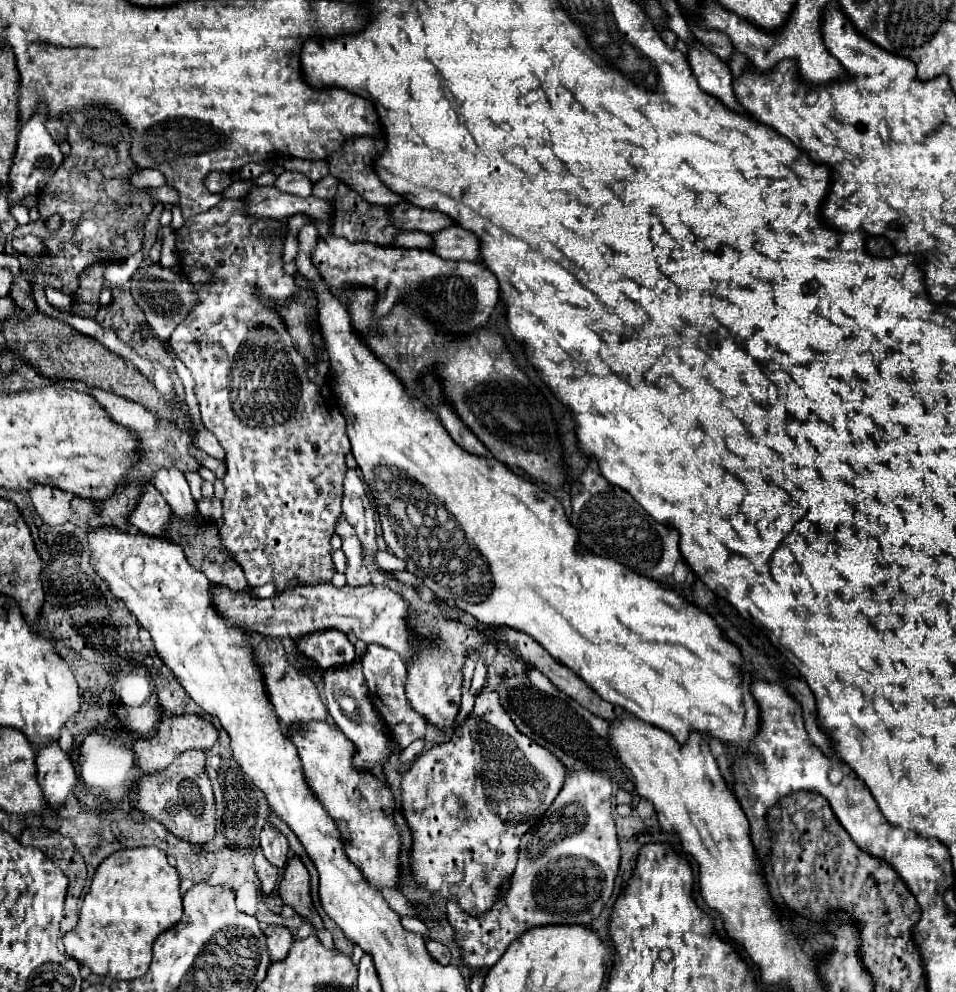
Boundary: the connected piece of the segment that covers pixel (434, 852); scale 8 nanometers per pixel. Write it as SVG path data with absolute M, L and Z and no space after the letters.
M482 688L478 692L478 696L474 698L474 710L470 712L468 720L454 730L452 740L446 742L446 744L434 746L434 748L426 750L426 752L422 752L422 756L412 764L412 768L402 778L402 808L404 808L404 816L406 816L406 820L408 820L410 828L412 828L412 834L414 834L414 846L412 846L412 876L414 876L414 880L420 886L426 886L428 890L442 892L446 898L456 898L462 904L462 908L466 908L466 912L470 912L472 916L474 914L484 914L486 910L492 908L494 894L496 894L498 886L504 880L508 880L512 876L514 868L516 868L518 861L518 848L516 846L518 846L522 834L528 832L528 828L534 826L538 822L538 818L550 808L550 802L562 790L564 780L566 780L566 766L552 752L548 752L546 748L538 746L534 740L530 740L528 736L524 736L514 726L514 722L510 720L510 716L506 714L506 710L500 704L498 692L488 690L488 688Z

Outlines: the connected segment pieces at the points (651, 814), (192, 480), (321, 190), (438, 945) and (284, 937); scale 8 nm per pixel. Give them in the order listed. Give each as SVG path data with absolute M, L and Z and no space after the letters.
M640 798L640 802L636 804L634 810L636 810L636 814L638 814L640 818L656 818L656 810L654 810L652 802L646 800L646 798Z
M190 472L190 474L186 474L186 480L188 480L188 484L190 484L190 490L192 490L192 496L194 496L194 500L198 502L200 498L202 498L202 492L200 492L200 488L202 488L202 476L198 474L198 472Z
M326 176L326 178L322 178L322 180L318 180L318 182L314 184L312 196L332 200L332 198L334 198L336 188L338 188L338 178L334 178L334 176Z
M428 940L426 942L426 948L428 948L428 952L430 952L430 956L436 960L436 962L440 962L440 964L450 964L450 950L448 950L448 946L444 946L442 942L436 942L436 940Z
M268 926L266 928L266 942L268 942L268 950L272 954L272 960L282 960L286 958L290 944L294 942L292 932L286 926Z

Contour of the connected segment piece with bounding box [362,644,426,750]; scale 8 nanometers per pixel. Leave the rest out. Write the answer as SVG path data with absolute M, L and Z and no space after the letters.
M370 644L362 656L362 668L364 668L364 678L368 684L368 694L372 706L378 710L382 720L386 722L388 734L392 742L398 746L398 750L404 750L410 746L414 740L420 740L426 736L426 720L410 708L410 702L406 698L404 686L406 686L406 664L394 650L386 650L378 644Z

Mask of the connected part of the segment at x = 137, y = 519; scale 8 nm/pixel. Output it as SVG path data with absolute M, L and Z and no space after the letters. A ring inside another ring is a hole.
M146 484L144 494L140 496L140 502L130 516L130 524L134 524L146 536L168 538L166 528L170 526L172 513L171 507L162 498L162 494L152 484Z

